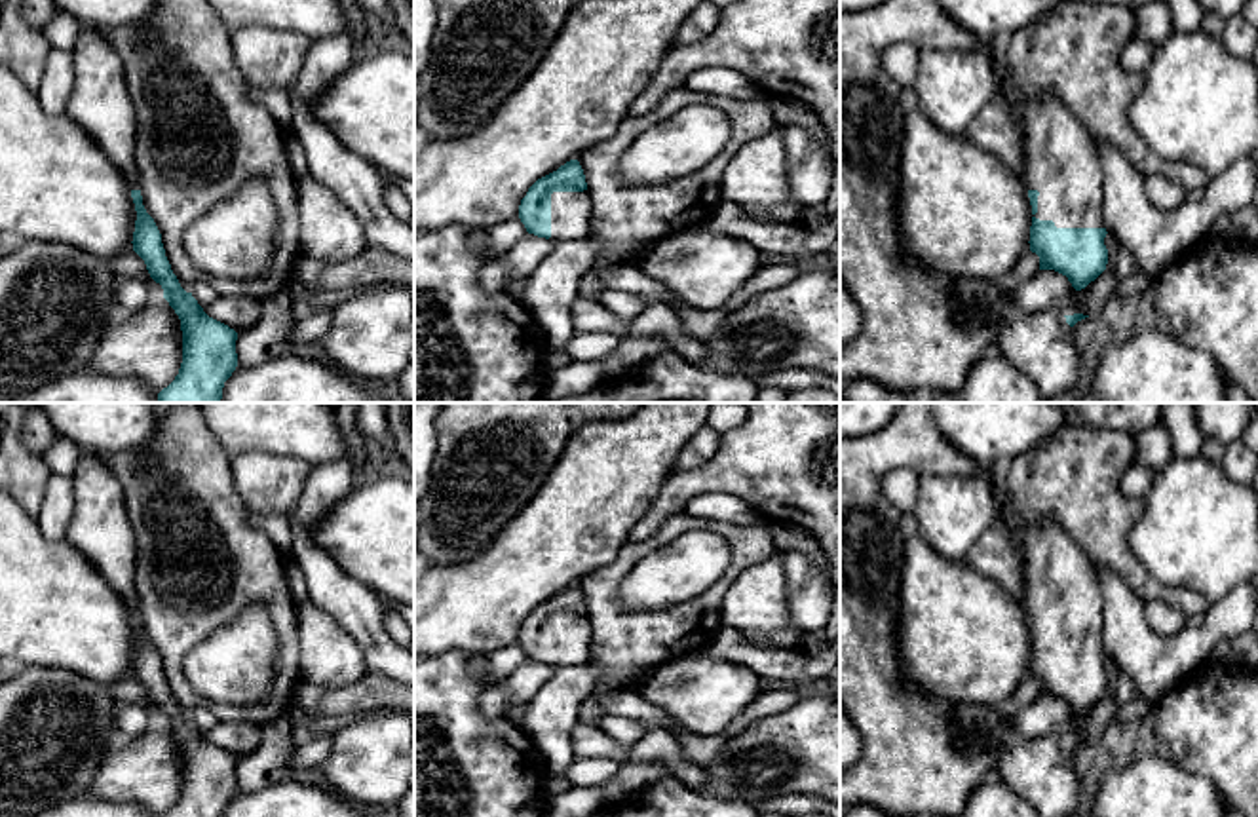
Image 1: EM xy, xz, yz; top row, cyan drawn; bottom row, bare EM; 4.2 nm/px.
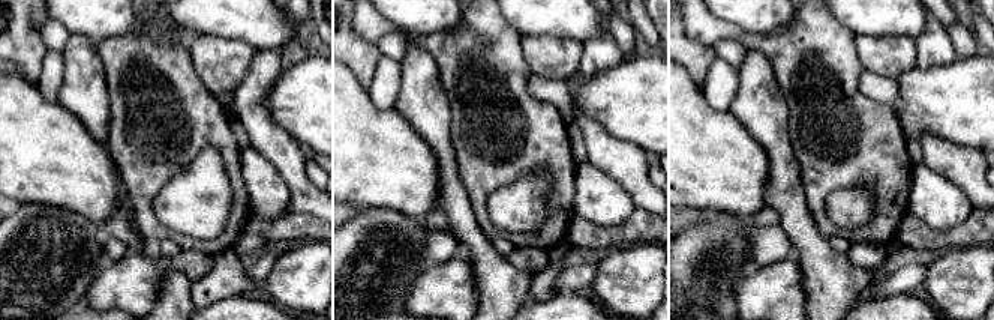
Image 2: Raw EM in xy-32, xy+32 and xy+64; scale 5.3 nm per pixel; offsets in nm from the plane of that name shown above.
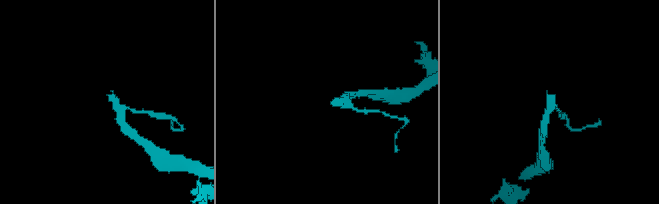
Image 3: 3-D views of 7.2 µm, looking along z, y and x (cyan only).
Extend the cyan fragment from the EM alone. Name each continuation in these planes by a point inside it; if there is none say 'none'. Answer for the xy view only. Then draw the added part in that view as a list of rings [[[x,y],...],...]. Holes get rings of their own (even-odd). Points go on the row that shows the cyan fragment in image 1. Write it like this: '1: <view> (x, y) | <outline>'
1: xy (99, 103) | [[[82,27],[74,46],[74,89],[67,114],[97,142],[139,190],[135,171],[137,118],[129,99],[124,63],[105,32]]]

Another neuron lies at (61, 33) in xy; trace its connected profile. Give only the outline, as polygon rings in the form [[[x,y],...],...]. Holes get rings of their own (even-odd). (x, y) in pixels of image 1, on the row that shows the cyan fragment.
[[[59,10],[57,15],[46,25],[44,34],[51,49],[74,53],[80,30],[82,25],[78,19]]]

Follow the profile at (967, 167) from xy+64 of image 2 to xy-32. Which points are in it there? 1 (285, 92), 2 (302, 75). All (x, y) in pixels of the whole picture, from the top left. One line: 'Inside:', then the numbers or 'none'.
Inside: none

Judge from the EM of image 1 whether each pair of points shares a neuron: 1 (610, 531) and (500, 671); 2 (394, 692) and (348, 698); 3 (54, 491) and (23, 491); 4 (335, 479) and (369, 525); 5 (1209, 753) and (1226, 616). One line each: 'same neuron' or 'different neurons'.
1: different neurons
2: same neuron
3: different neurons
4: different neurons
5: different neurons

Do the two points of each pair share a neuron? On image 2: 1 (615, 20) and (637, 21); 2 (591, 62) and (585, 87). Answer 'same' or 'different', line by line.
1: different
2: different

